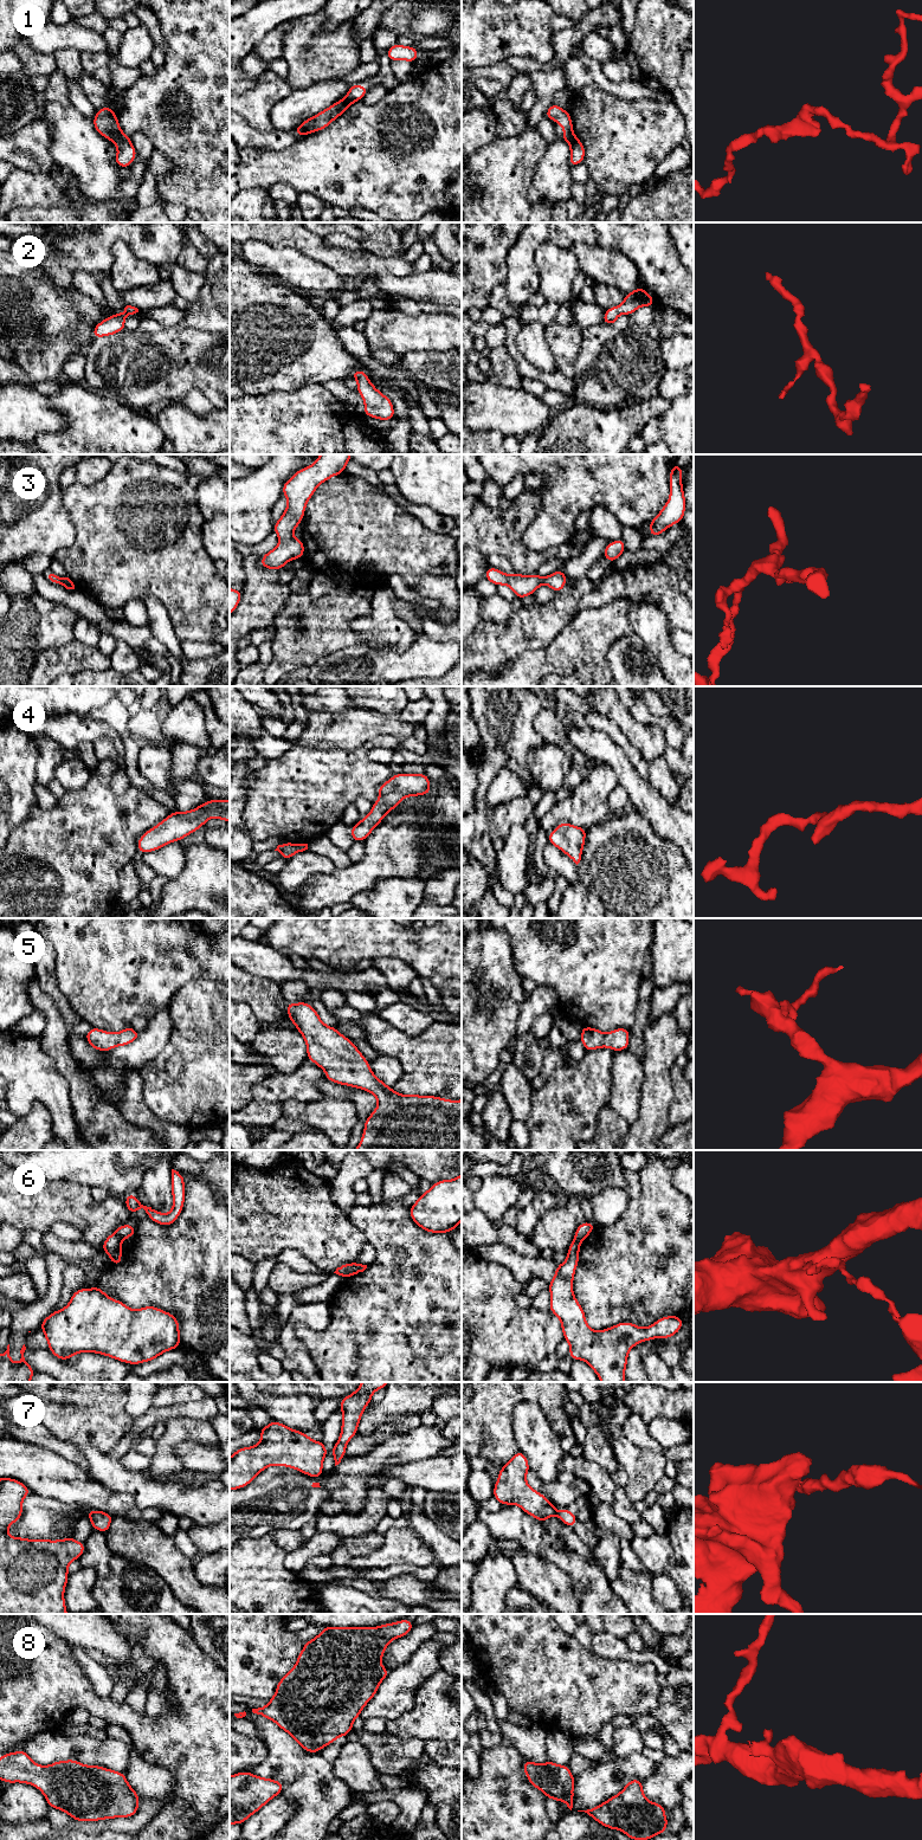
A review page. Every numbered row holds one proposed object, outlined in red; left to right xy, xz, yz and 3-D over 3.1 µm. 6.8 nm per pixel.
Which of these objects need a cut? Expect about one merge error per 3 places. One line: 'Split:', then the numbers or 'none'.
Split: 1, 6, 7

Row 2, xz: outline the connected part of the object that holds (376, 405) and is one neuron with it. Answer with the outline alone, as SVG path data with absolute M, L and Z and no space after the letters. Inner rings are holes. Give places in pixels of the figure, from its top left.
M356 369L350 376L357 380L356 390L365 401L363 415L386 421L389 421L395 417L391 399L374 387L367 376L367 373Z

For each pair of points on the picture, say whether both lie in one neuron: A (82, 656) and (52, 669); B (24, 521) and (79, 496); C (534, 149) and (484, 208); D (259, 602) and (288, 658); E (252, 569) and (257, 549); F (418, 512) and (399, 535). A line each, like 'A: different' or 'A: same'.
A: same
B: different
C: same
D: different
E: different
F: different

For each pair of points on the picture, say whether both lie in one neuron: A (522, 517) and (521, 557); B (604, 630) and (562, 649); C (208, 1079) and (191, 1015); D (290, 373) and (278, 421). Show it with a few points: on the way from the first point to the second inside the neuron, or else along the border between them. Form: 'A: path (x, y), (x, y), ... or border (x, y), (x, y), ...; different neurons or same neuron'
A: path (516, 527), (516, 548); same neuron
B: path (593, 632), (576, 649), (573, 649); same neuron
C: path (208, 1064), (208, 1033), (206, 1031); same neuron
D: border (278, 389), (251, 395); different neurons

